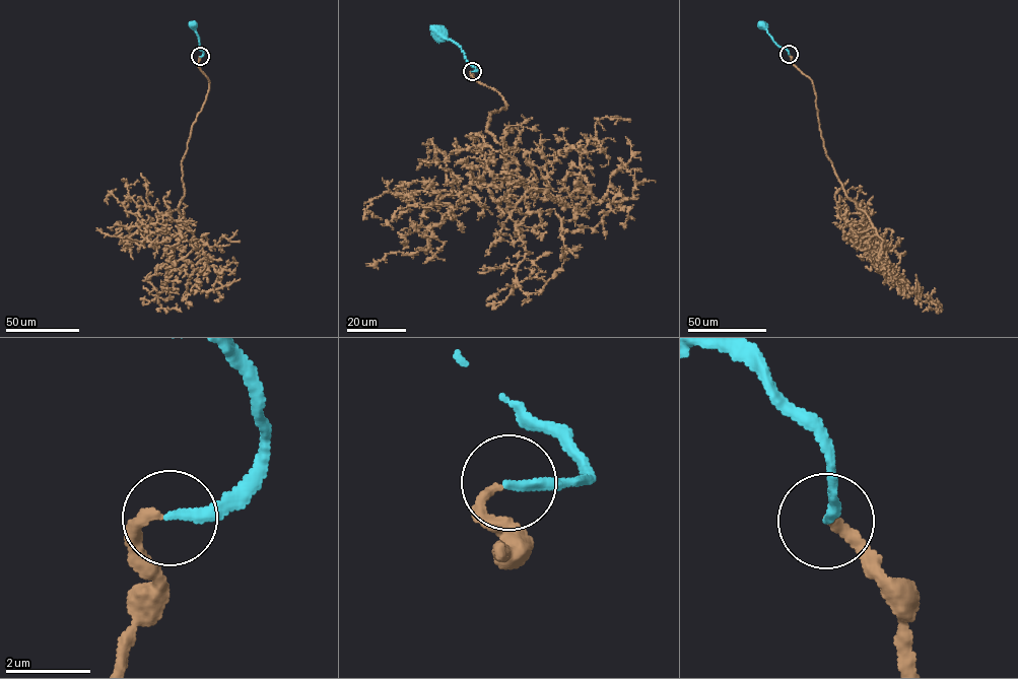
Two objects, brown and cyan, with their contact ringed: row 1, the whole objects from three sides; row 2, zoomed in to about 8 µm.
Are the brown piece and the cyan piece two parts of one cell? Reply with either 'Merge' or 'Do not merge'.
Merge

